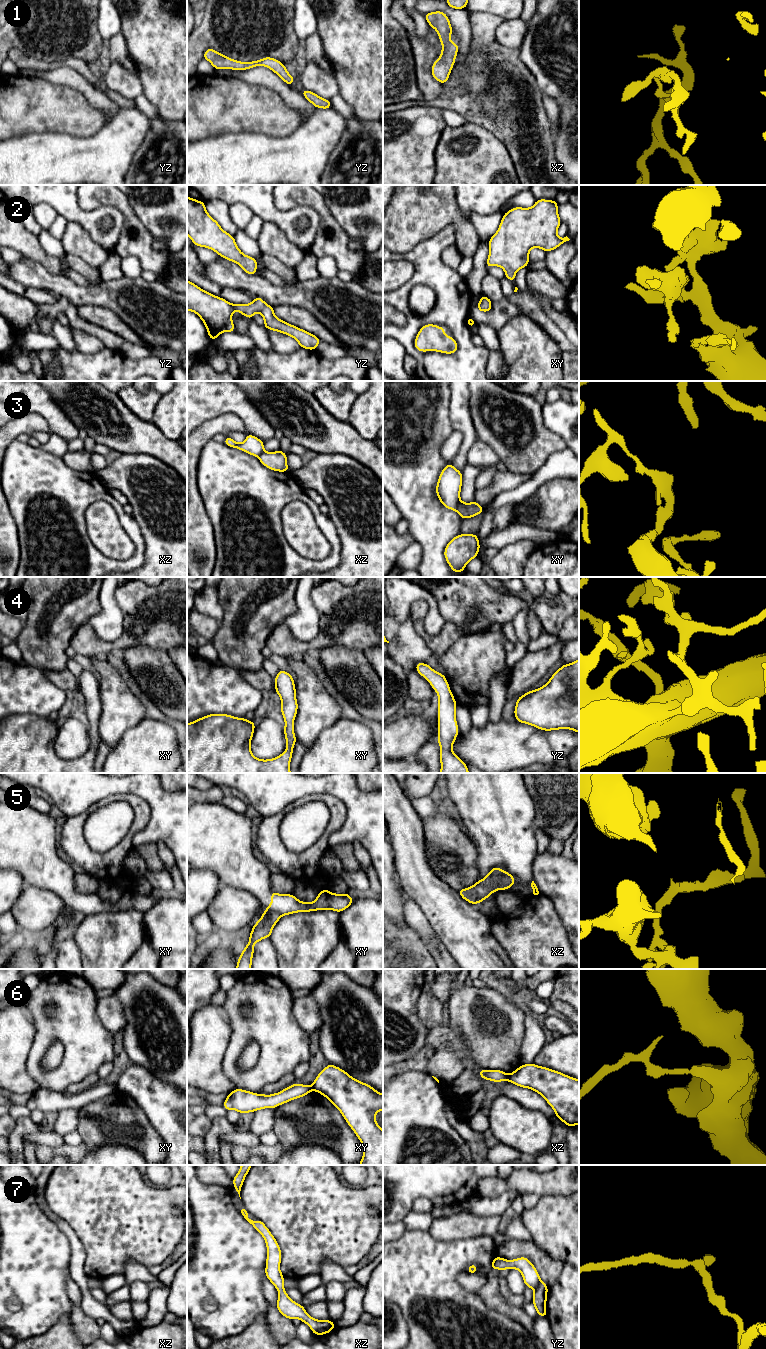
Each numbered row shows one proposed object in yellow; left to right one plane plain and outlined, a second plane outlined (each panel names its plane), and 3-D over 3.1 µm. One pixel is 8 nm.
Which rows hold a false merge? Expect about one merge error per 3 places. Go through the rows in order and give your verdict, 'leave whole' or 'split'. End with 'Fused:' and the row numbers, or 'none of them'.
1: leave whole
2: leave whole
3: split
4: leave whole
5: split
6: split
7: leave whole
Fused: 3, 5, 6

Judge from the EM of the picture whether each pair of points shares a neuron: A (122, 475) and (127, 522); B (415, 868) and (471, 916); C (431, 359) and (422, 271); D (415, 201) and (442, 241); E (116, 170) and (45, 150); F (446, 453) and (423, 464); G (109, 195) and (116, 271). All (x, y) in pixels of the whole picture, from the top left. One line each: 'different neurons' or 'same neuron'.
A: different neurons
B: same neuron
C: same neuron
D: different neurons
E: same neuron
F: different neurons
G: different neurons

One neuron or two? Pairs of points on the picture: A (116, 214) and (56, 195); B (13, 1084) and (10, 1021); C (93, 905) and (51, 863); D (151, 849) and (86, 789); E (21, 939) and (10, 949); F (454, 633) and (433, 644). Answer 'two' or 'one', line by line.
A: one
B: one
C: one
D: two
E: one
F: one

